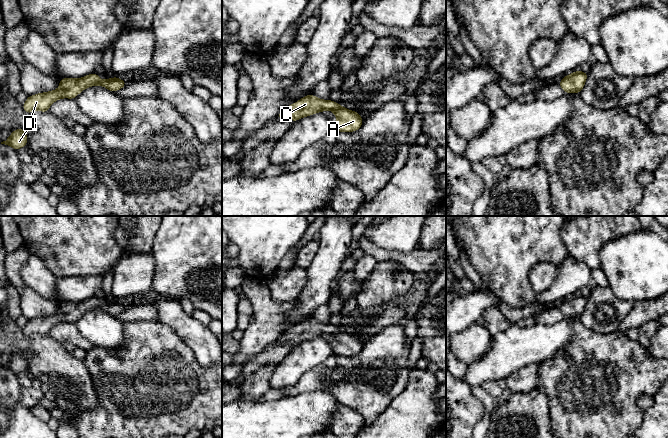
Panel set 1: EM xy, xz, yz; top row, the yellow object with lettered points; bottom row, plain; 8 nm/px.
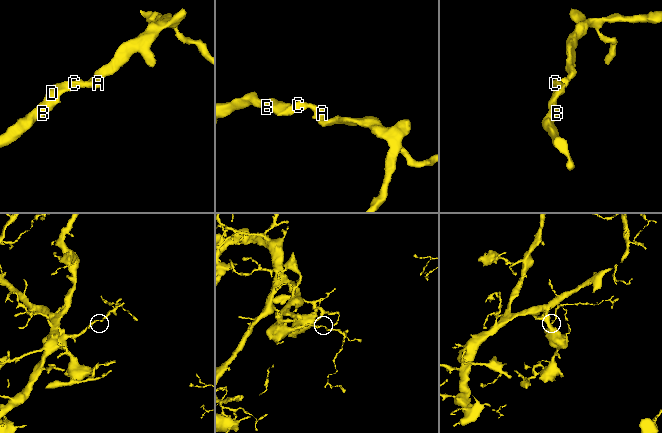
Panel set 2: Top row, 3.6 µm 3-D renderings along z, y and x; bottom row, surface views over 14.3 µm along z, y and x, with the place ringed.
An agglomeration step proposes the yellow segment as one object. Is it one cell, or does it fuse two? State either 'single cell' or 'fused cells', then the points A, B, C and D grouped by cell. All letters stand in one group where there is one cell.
single cell; A B C D

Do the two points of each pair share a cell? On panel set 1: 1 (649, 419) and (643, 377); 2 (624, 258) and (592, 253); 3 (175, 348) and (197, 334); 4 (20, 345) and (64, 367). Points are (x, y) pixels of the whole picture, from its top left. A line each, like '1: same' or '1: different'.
1: different
2: different
3: different
4: same

